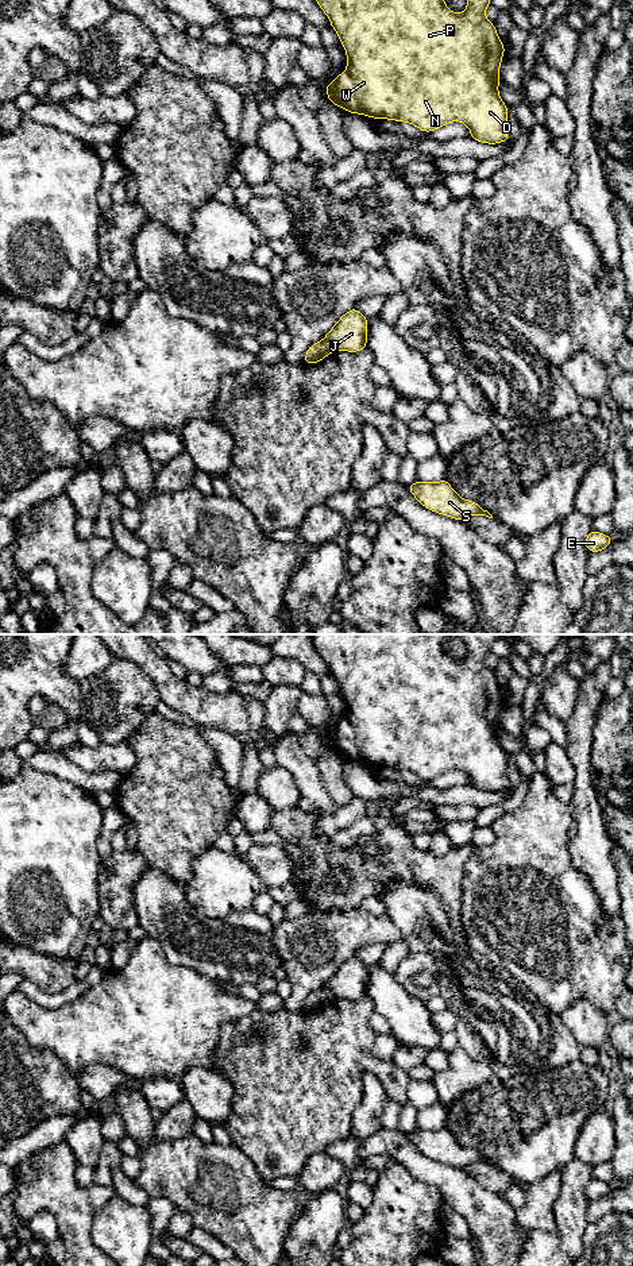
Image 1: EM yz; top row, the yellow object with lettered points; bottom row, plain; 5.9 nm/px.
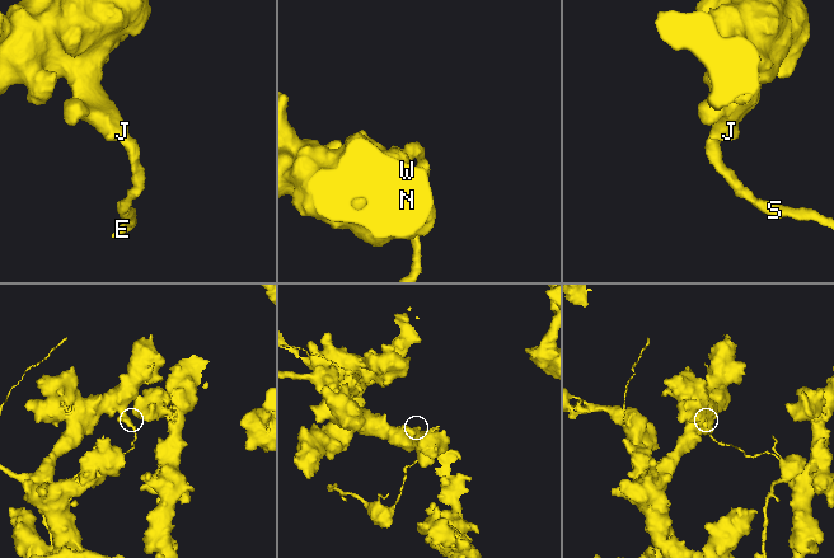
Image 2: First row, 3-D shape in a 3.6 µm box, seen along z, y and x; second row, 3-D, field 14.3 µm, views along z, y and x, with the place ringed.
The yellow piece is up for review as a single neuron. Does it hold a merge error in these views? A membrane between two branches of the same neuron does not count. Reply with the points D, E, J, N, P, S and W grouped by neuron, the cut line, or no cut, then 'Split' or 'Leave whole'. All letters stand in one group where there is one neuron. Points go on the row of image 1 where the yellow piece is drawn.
Groups: D J N P W / E S. Split along yz (324, 338), (335, 350). Split

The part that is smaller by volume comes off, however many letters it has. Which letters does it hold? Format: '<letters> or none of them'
E, S

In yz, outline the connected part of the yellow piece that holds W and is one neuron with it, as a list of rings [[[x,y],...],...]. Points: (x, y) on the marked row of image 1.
[[[316,0],[329,18],[347,54],[347,72],[325,85],[329,103],[350,113],[383,120],[406,121],[432,132],[447,123],[460,121],[471,132],[471,139],[487,144],[509,139],[507,105],[498,92],[499,67],[505,54],[494,23],[486,18],[491,0],[467,0],[467,9],[456,13],[444,0]]]

